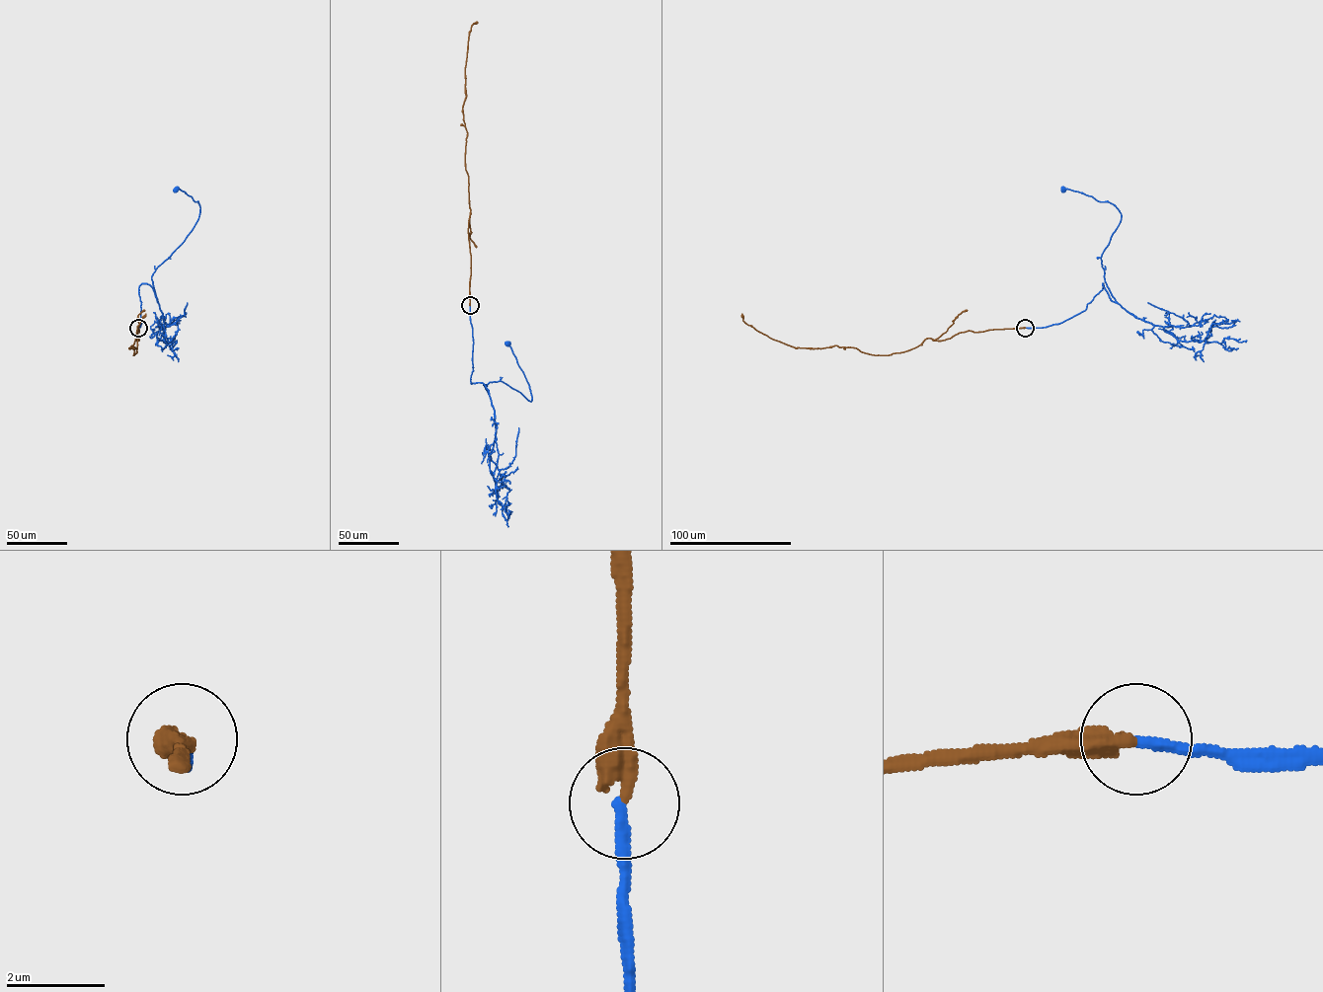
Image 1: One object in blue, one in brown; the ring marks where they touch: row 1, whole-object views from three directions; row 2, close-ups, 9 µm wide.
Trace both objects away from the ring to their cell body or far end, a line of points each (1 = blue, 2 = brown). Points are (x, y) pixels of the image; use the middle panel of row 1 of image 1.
1: (470, 305), (471, 383), (482, 382), (490, 397), (483, 384), (502, 381), (531, 401), (528, 383), (508, 343)
2: (470, 305), (470, 208), (465, 162), (467, 135), (462, 108), (466, 96), (465, 68), (469, 32), (477, 22)

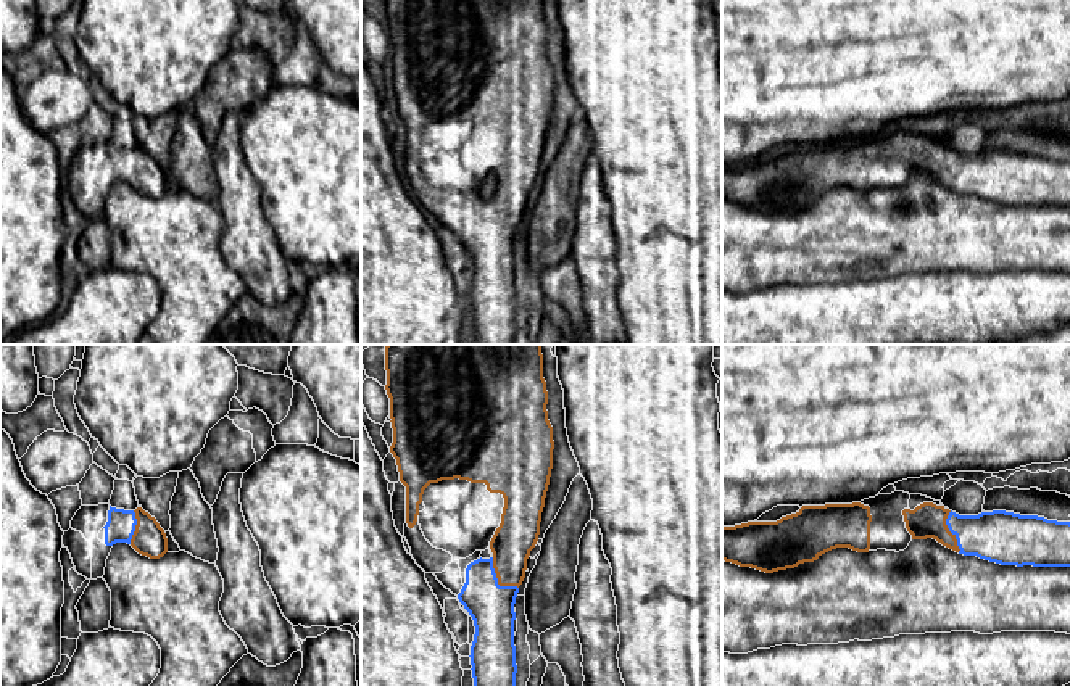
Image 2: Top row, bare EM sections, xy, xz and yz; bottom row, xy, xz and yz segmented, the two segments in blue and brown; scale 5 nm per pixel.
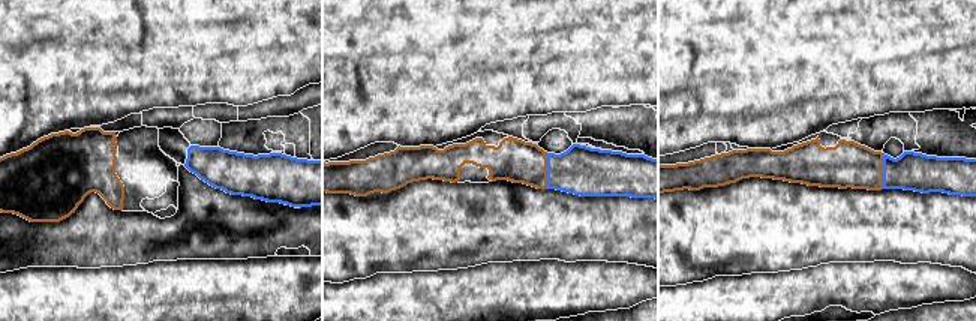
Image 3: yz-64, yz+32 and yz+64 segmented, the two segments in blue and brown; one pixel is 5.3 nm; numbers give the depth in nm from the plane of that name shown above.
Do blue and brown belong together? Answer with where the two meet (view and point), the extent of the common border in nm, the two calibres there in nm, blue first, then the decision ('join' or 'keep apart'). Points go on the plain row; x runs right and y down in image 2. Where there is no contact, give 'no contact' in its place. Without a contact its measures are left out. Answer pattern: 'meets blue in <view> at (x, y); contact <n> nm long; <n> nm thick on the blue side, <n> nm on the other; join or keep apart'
meets blue in xz at (497, 219); contact 200 nm long; 220 nm thick on the blue side, 200 nm on the other; join

